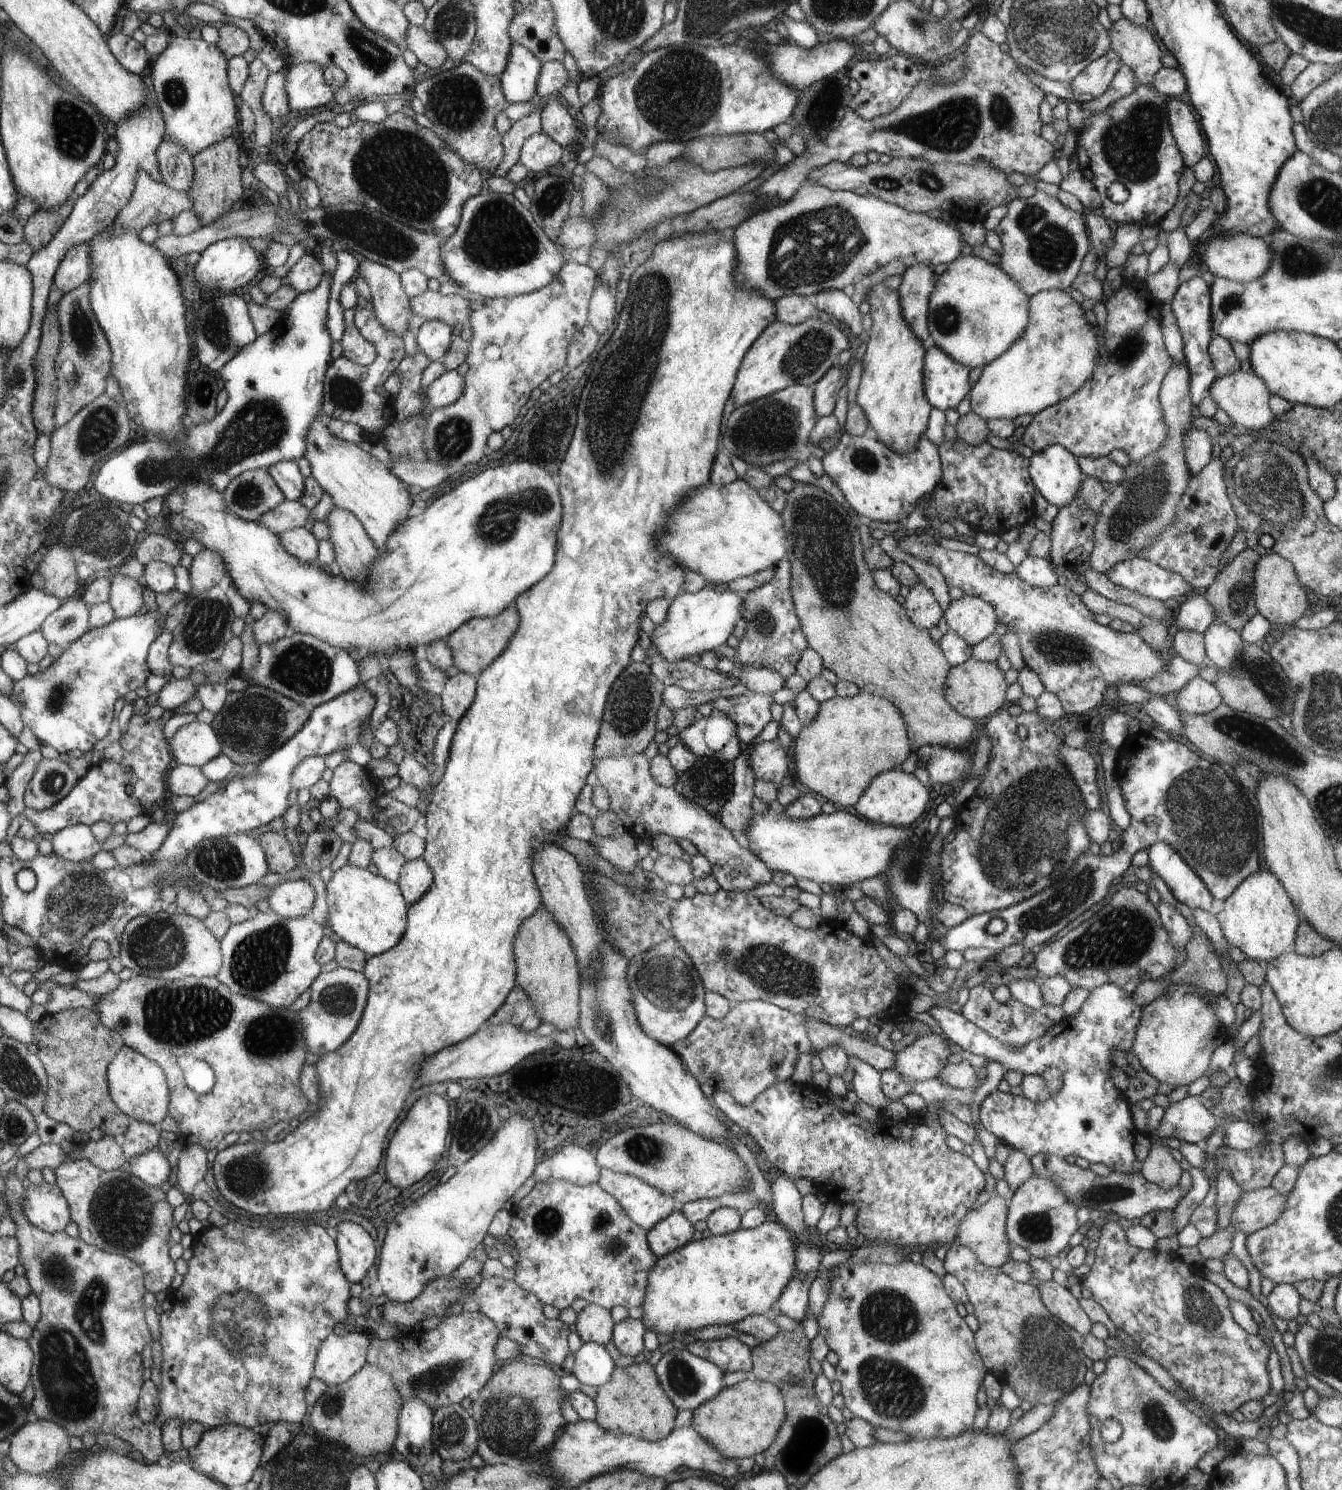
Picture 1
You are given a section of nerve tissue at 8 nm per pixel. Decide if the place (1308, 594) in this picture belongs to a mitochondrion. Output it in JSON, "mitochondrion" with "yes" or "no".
{"mitochondrion":"no"}

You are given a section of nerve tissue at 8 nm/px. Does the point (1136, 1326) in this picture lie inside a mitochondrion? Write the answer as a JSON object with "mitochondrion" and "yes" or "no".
{"mitochondrion":"no"}

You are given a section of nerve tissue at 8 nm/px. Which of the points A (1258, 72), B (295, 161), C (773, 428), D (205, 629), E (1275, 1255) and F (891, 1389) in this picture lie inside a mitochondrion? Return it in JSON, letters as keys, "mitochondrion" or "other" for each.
{"A":"other","B":"other","C":"mitochondrion","D":"mitochondrion","E":"other","F":"mitochondrion"}

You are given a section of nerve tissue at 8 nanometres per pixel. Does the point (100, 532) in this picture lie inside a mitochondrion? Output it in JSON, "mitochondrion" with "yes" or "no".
{"mitochondrion":"yes"}

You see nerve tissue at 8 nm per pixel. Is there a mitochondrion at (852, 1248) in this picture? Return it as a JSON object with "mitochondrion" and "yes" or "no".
{"mitochondrion":"no"}

